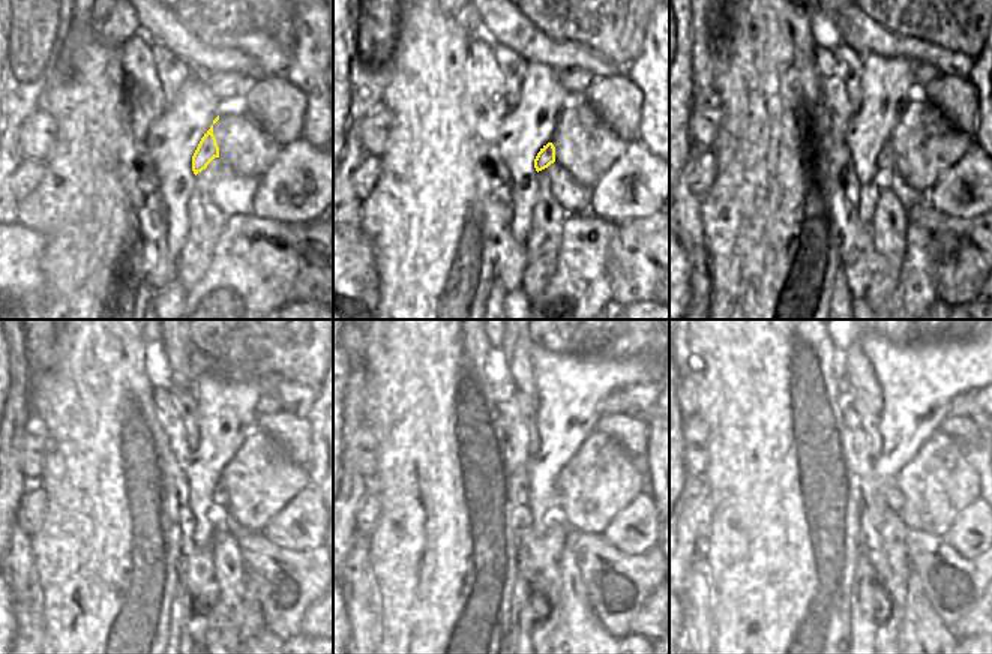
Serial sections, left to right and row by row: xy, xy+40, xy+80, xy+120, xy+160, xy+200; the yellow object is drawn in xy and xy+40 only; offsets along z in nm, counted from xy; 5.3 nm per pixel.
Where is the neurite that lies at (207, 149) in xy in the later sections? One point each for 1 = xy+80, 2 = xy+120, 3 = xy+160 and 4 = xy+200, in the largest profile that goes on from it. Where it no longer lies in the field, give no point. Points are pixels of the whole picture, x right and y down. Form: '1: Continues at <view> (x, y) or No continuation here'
1: Continues at xy+80 (886, 158)
2: Continues at xy+120 (219, 498)
3: Continues at xy+160 (556, 500)
4: Continues at xy+200 (893, 497).

